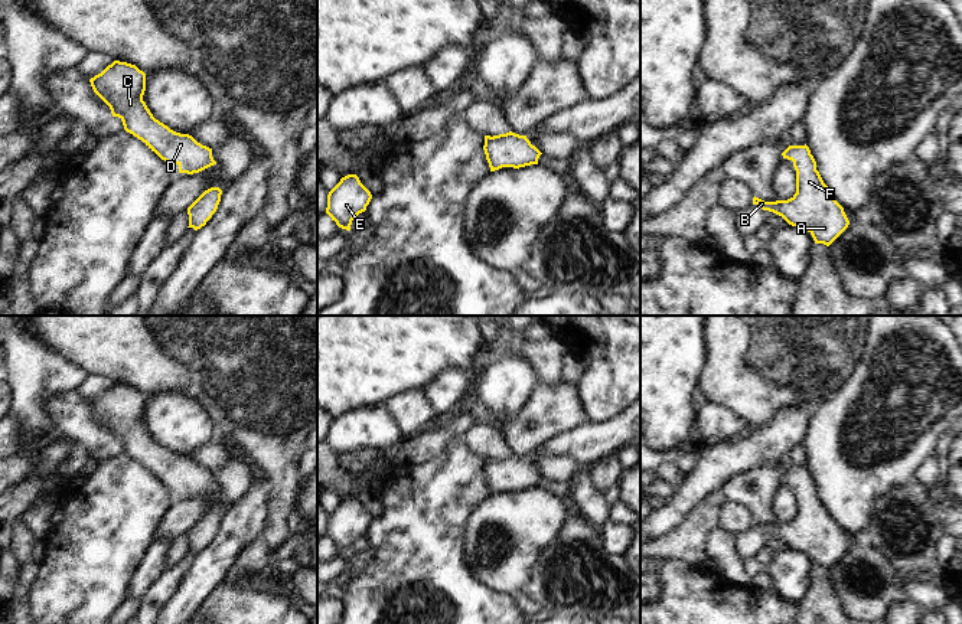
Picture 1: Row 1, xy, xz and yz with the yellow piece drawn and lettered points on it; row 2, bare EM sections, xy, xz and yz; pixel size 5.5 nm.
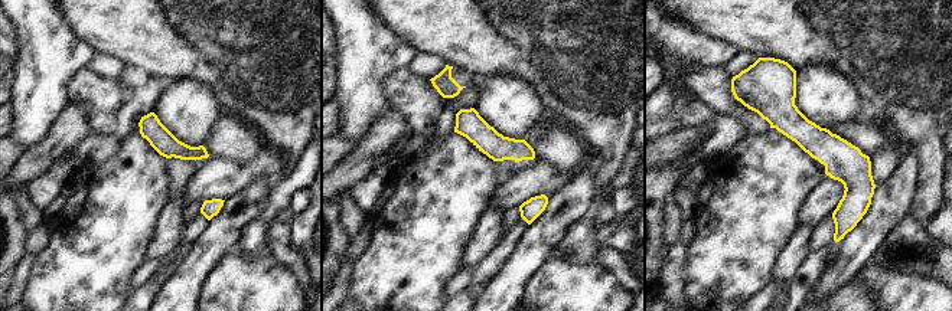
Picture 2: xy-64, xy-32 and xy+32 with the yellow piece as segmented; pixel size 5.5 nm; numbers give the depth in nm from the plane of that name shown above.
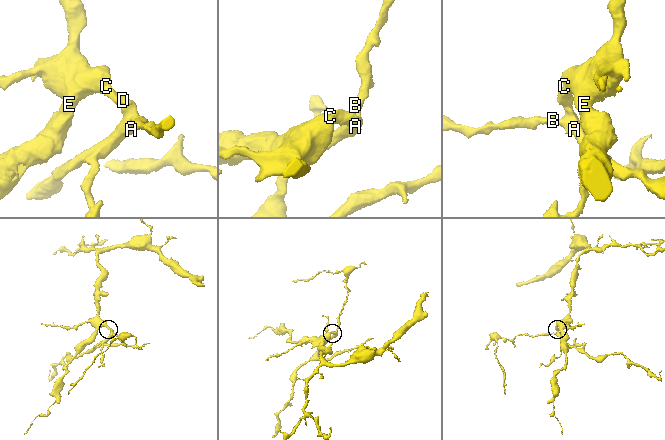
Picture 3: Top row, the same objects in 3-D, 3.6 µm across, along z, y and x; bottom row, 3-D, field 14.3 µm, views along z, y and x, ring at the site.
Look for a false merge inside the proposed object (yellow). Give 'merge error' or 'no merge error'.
no merge error

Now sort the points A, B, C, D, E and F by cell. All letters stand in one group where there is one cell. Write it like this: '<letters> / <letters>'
A B C D E F

